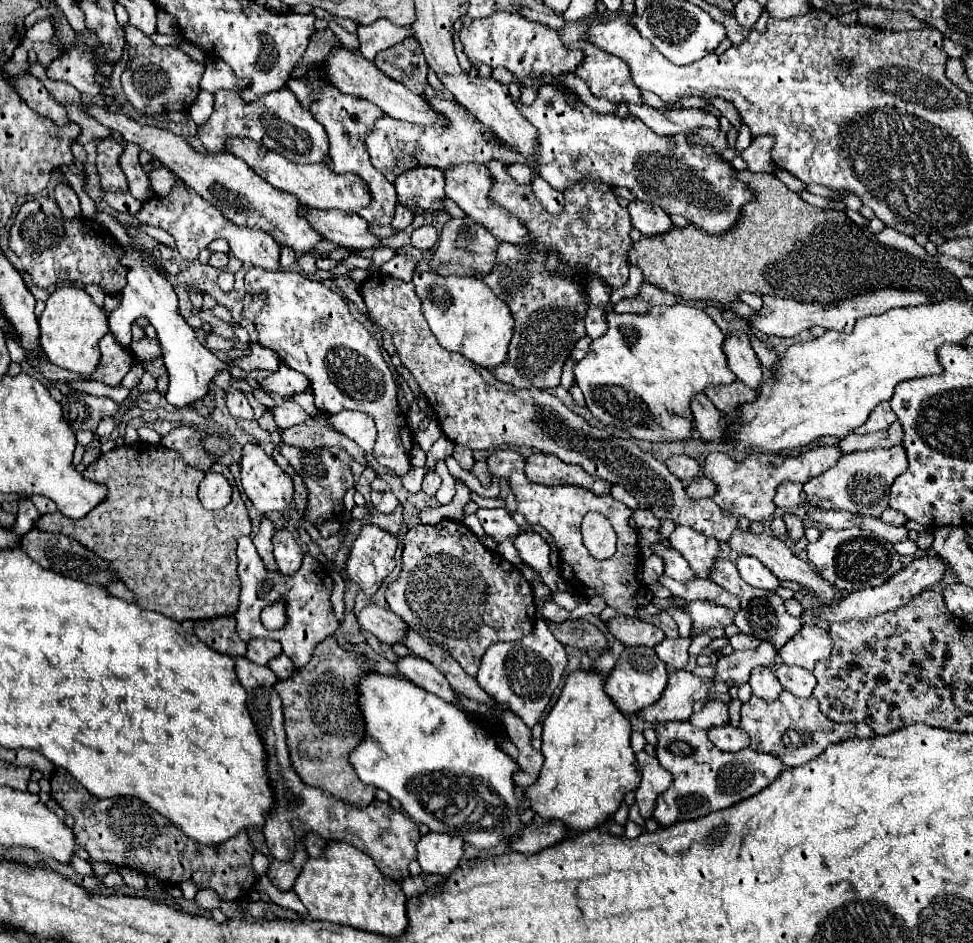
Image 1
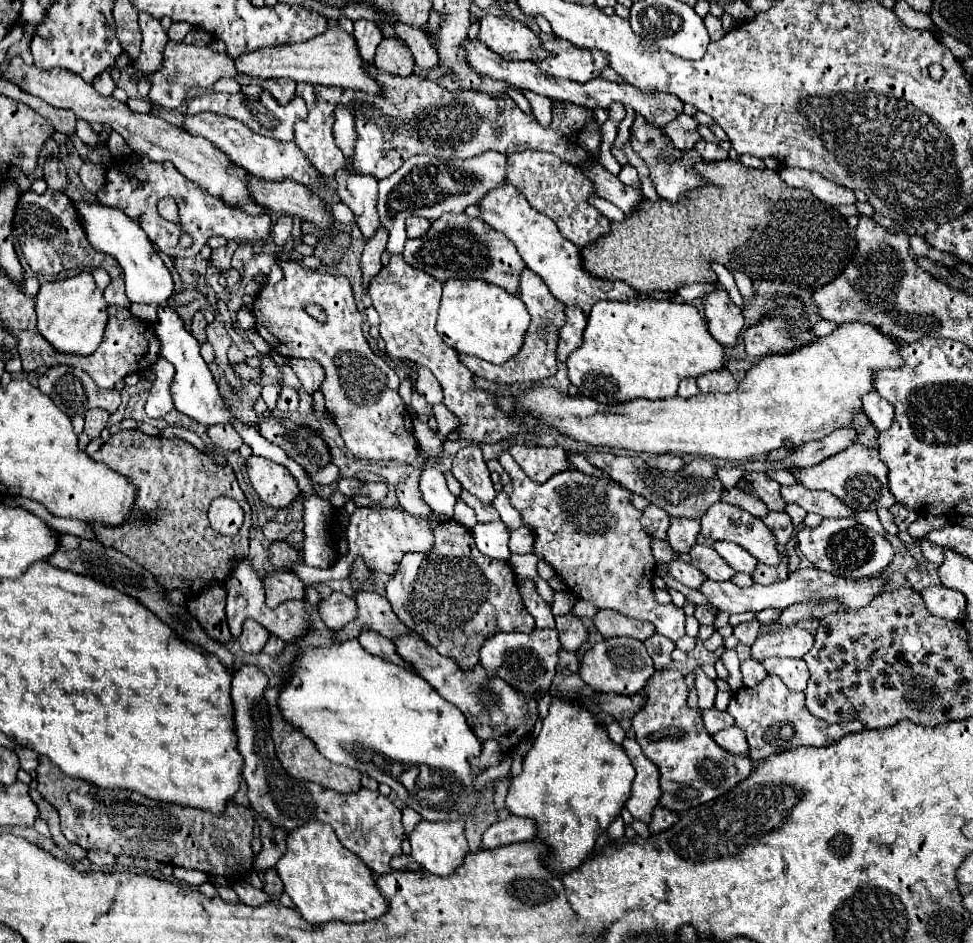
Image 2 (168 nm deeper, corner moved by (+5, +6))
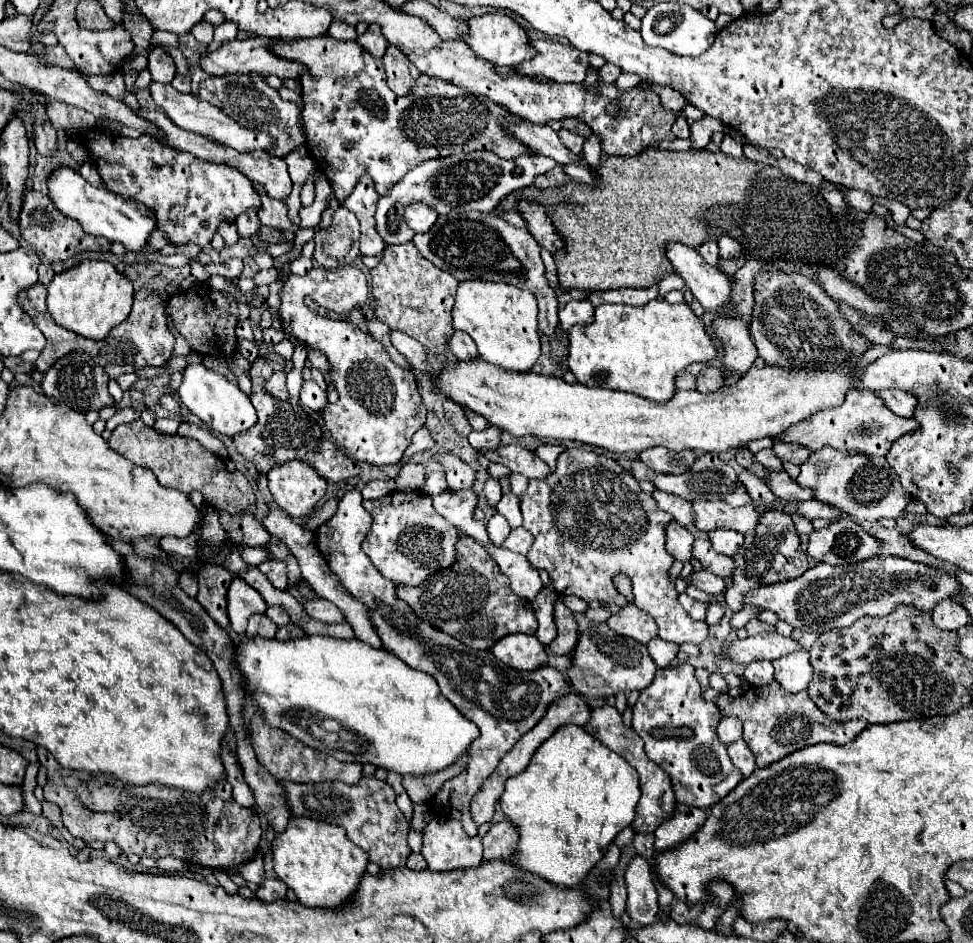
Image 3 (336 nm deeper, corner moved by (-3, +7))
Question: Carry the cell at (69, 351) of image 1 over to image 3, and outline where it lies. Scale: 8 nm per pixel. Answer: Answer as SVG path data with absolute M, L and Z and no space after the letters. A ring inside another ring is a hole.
M84 260L76 268L56 274L48 284L48 312L58 322L58 326L76 332L78 336L90 340L104 340L108 330L124 322L132 310L134 288L130 280L116 272L110 262L102 260Z

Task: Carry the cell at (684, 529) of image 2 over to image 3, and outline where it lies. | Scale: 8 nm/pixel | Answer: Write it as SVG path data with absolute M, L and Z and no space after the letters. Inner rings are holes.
M654 490L654 500L656 500L658 508L672 514L680 526L684 526L684 528L694 526L694 512L692 512L692 504L688 500L660 492L660 490Z

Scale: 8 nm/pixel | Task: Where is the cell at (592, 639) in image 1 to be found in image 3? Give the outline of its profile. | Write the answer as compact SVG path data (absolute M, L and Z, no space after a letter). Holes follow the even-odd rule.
M556 602L556 624L558 624L558 636L550 642L550 650L554 654L572 654L574 646L578 644L578 622L574 618L574 612L566 608L562 602Z

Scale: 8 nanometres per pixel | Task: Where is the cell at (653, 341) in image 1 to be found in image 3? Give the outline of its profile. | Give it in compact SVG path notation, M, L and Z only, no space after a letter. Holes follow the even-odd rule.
M652 300L646 306L634 308L624 304L602 304L596 308L596 320L590 326L574 326L568 332L568 368L584 386L600 386L638 394L654 402L666 402L676 394L676 376L694 362L710 362L718 356L716 342L710 338L702 320L686 302L670 304L666 300Z

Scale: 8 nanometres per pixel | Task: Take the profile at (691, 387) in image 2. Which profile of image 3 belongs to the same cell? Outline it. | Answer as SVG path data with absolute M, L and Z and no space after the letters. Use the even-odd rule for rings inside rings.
M692 364L688 366L682 374L676 378L676 388L678 390L696 390L696 376L704 368L704 364Z

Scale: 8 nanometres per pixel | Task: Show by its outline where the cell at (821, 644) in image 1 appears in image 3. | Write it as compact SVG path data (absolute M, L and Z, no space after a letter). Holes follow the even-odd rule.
M762 632L744 640L736 640L730 648L724 650L724 654L736 664L748 664L754 660L776 660L800 648L802 646L792 636L782 636L778 632Z

